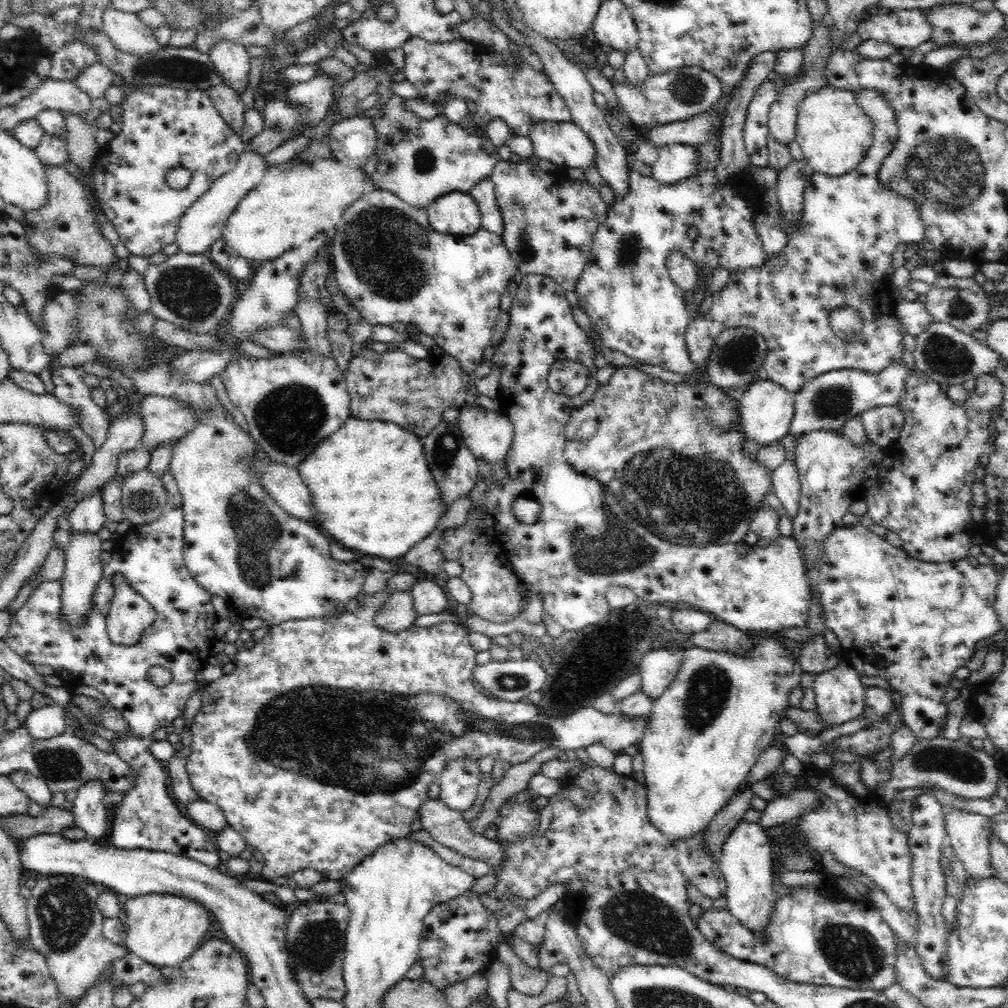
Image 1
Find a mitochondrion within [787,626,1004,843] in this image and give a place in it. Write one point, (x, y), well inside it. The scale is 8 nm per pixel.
(961, 765)

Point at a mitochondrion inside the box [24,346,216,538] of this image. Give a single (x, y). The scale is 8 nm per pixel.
(144, 499)

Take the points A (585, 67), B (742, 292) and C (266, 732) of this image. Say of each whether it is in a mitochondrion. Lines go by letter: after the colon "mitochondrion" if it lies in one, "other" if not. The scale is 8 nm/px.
A: other
B: other
C: mitochondrion

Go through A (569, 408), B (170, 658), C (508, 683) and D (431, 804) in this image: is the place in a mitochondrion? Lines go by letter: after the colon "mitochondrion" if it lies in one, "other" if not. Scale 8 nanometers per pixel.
A: other
B: other
C: mitochondrion
D: other

